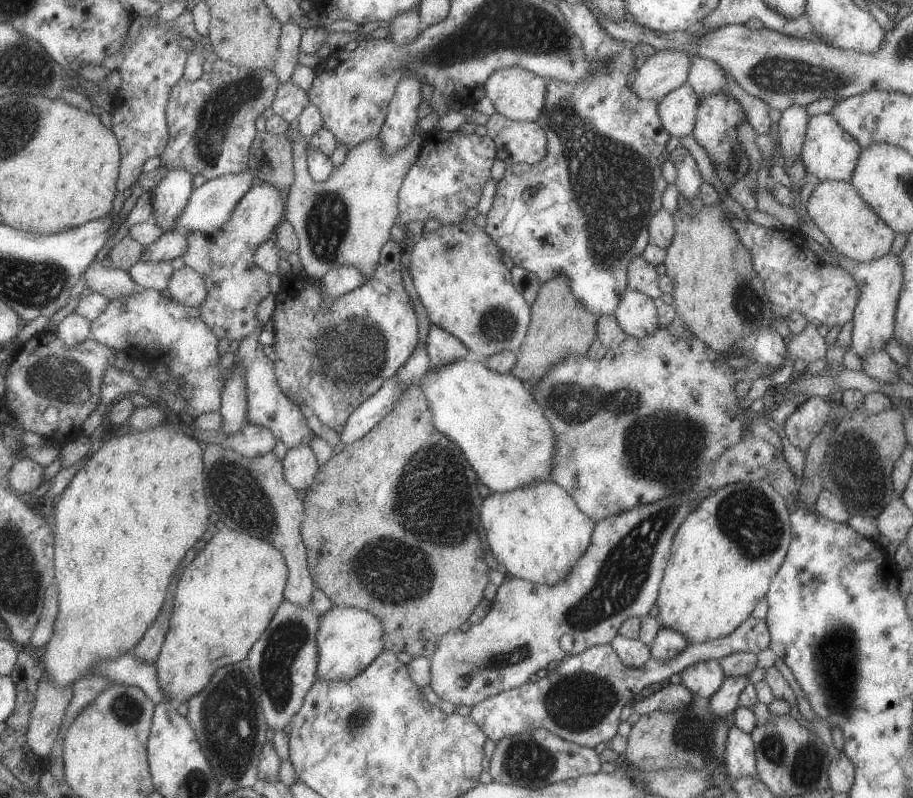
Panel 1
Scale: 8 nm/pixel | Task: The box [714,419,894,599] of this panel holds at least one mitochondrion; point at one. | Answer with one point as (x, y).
(863, 484)

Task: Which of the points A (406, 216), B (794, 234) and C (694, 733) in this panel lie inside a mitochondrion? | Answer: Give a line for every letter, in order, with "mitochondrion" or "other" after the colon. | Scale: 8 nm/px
A: other
B: other
C: mitochondrion

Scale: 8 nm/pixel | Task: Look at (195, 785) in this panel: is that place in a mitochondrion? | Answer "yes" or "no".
yes

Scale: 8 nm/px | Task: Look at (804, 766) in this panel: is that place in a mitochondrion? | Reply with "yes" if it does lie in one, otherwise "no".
yes

